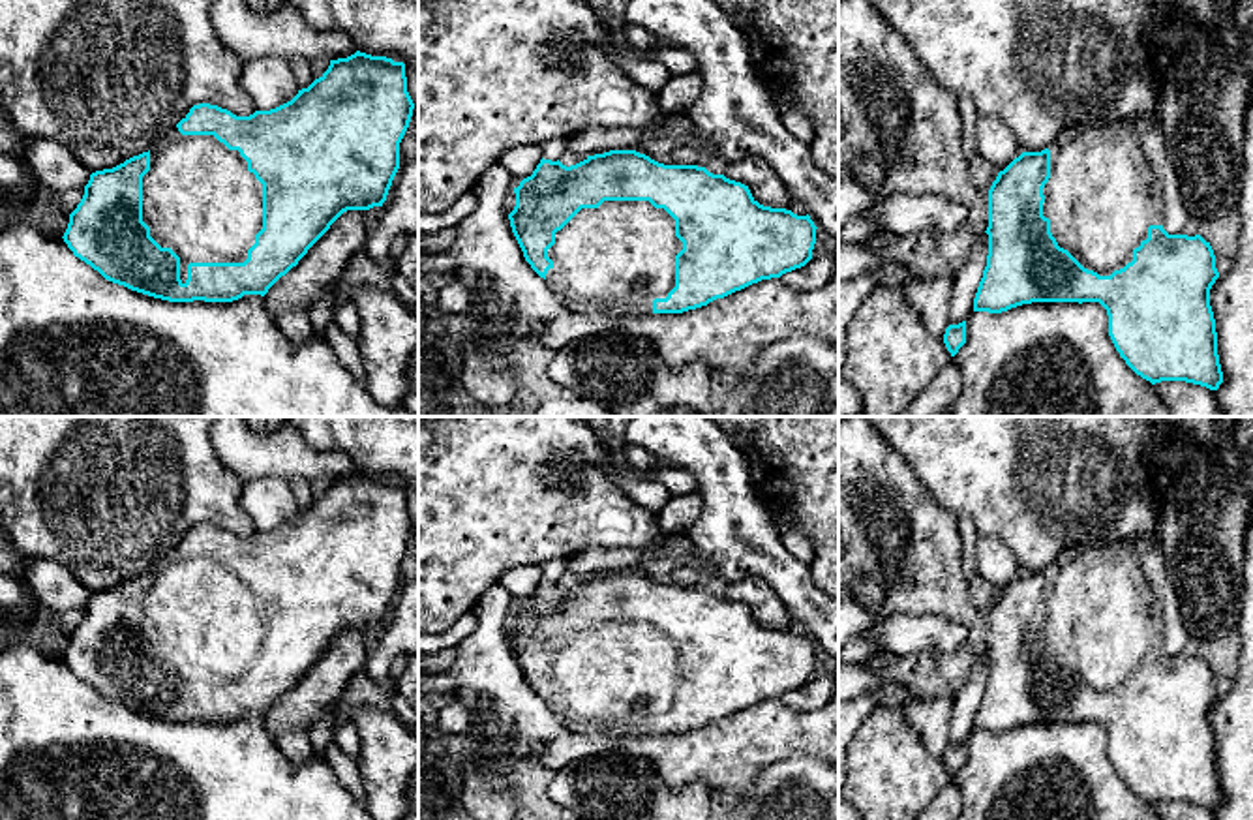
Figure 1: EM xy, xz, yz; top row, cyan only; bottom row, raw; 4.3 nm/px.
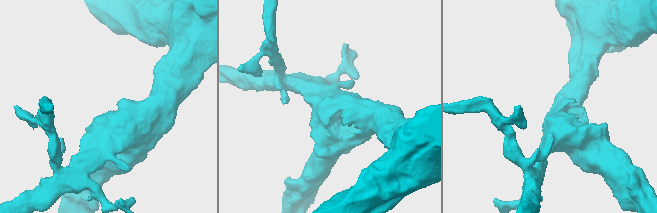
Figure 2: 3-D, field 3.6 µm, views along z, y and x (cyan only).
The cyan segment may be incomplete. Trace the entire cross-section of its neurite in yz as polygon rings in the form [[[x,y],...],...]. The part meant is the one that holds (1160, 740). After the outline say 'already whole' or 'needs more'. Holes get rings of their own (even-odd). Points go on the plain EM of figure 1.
[[[1086,542],[1084,546],[1065,548],[1045,570],[1022,572],[1004,591],[989,610],[989,676],[983,698],[979,702],[974,732],[1002,734],[1011,728],[1032,722],[1099,722],[1109,736],[1109,756],[1125,781],[1125,784],[1152,805],[1161,801],[1185,801],[1217,811],[1223,803],[1223,792],[1217,775],[1215,739],[1210,726],[1210,709],[1219,698],[1215,676],[1200,655],[1169,655],[1163,649],[1159,604],[1152,593],[1148,578],[1140,569],[1139,555],[1129,542]]]; needs more

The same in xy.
[[[360,471],[330,480],[319,499],[270,531],[236,537],[218,525],[193,525],[148,572],[90,595],[62,659],[105,700],[154,719],[233,722],[244,715],[264,717],[343,632],[383,627],[400,589],[400,563],[413,529],[405,484]]]; needs more

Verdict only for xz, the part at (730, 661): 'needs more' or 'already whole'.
needs more

